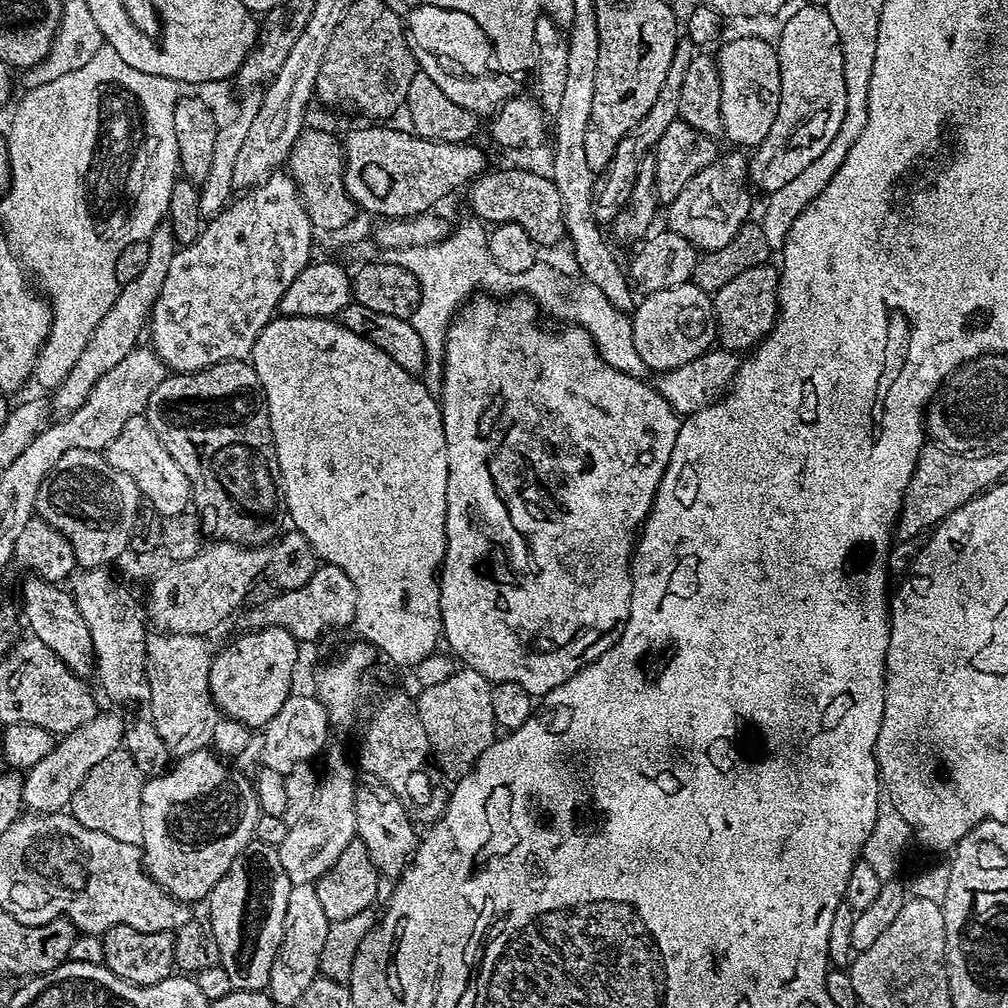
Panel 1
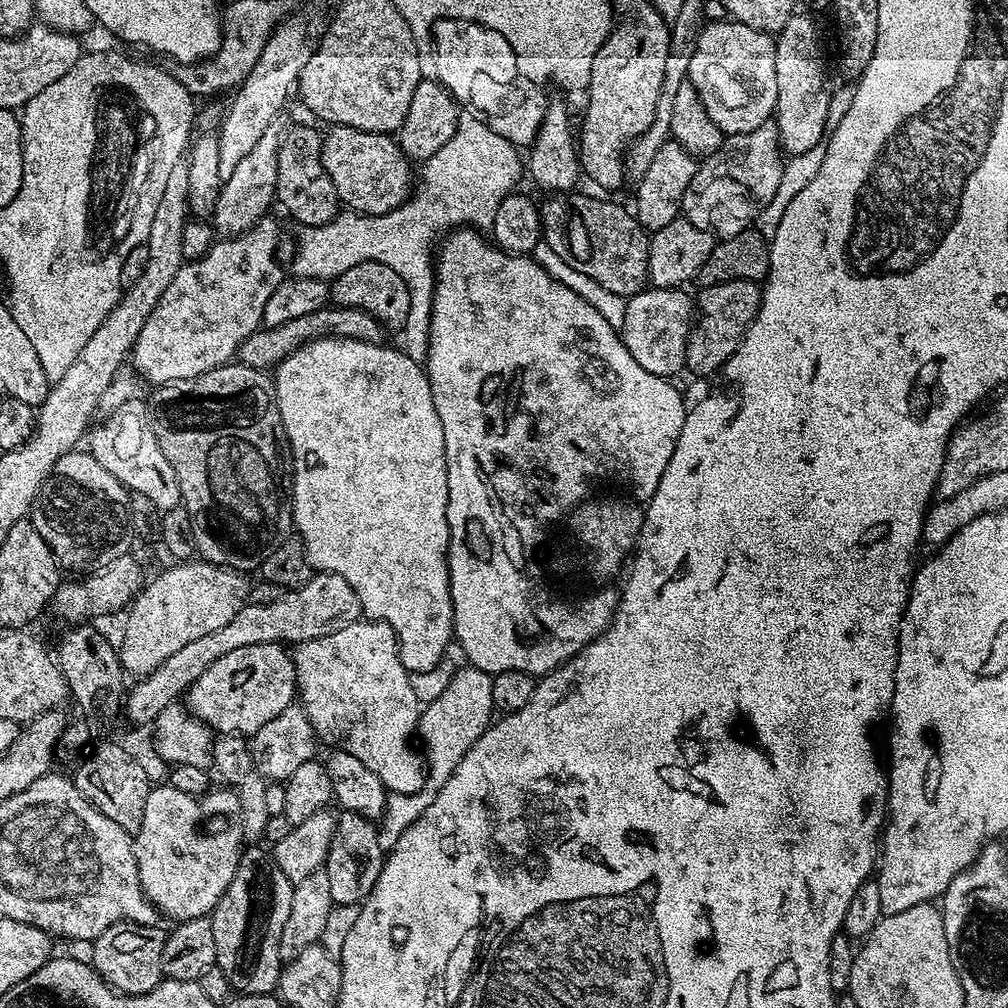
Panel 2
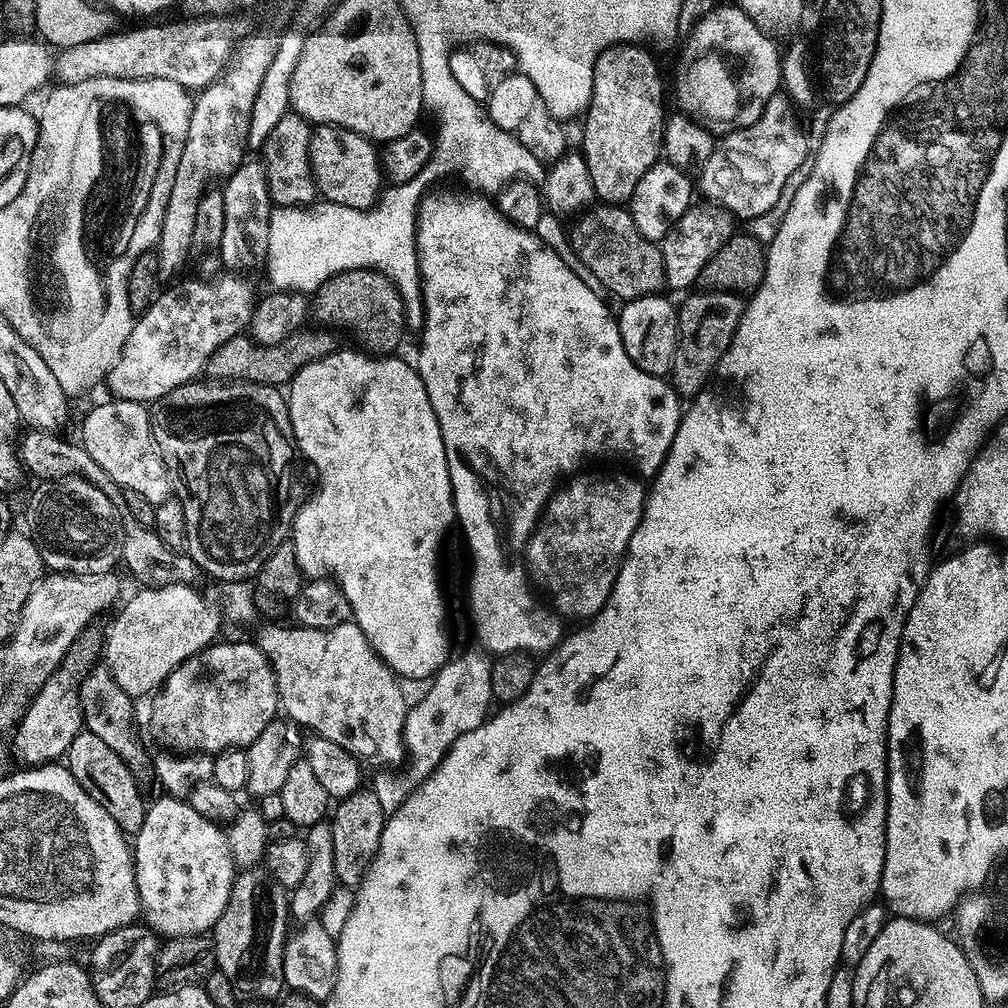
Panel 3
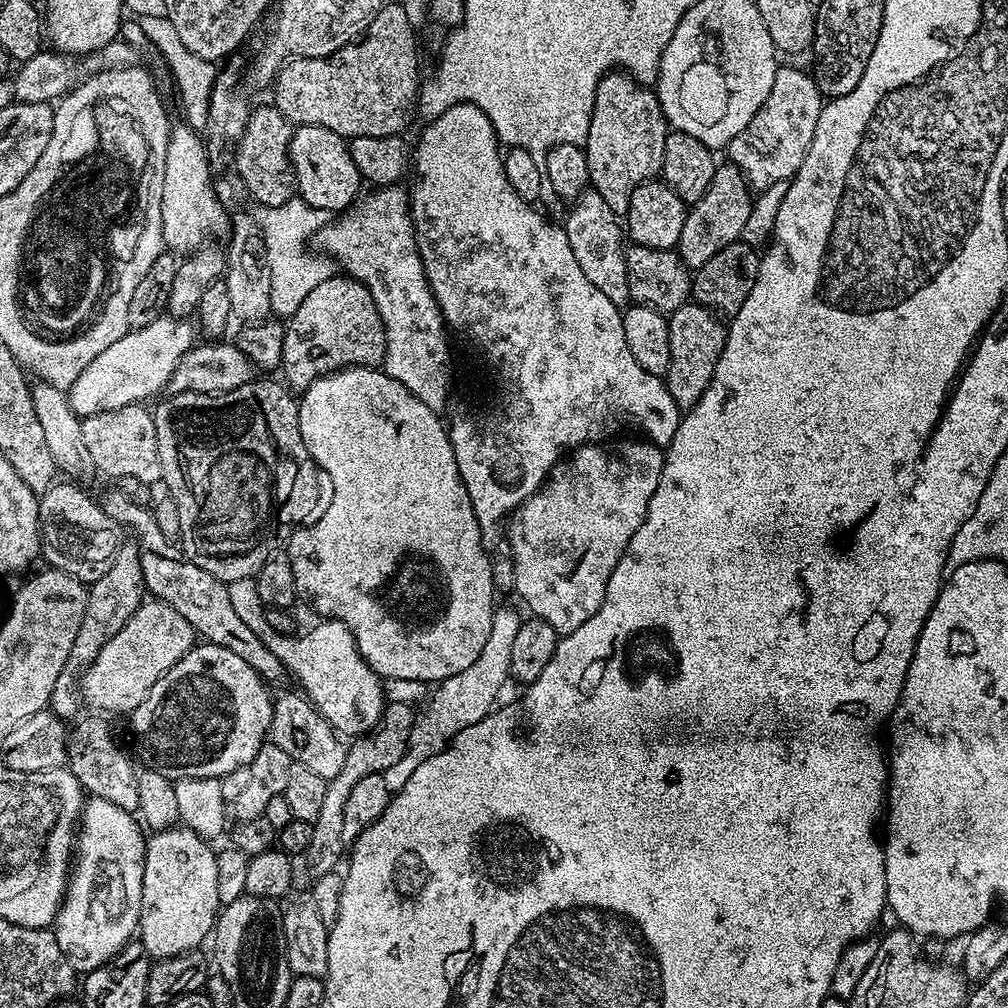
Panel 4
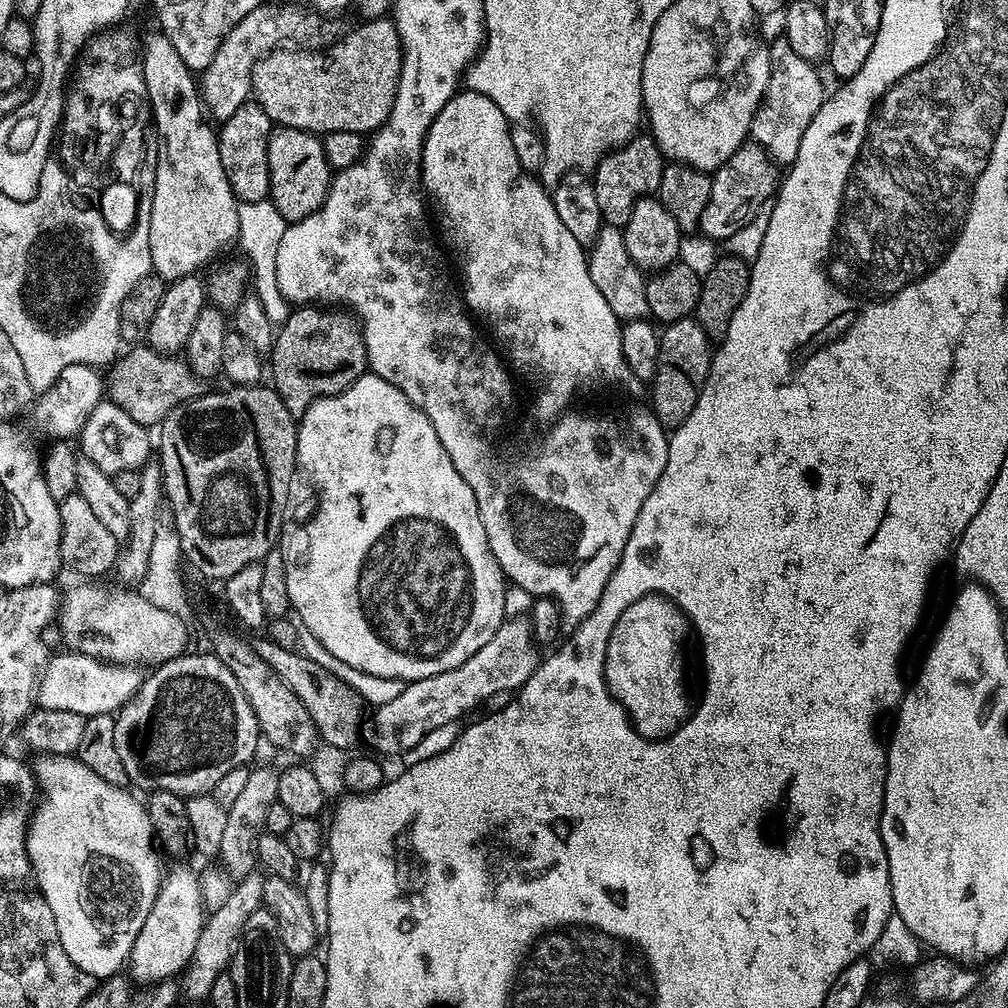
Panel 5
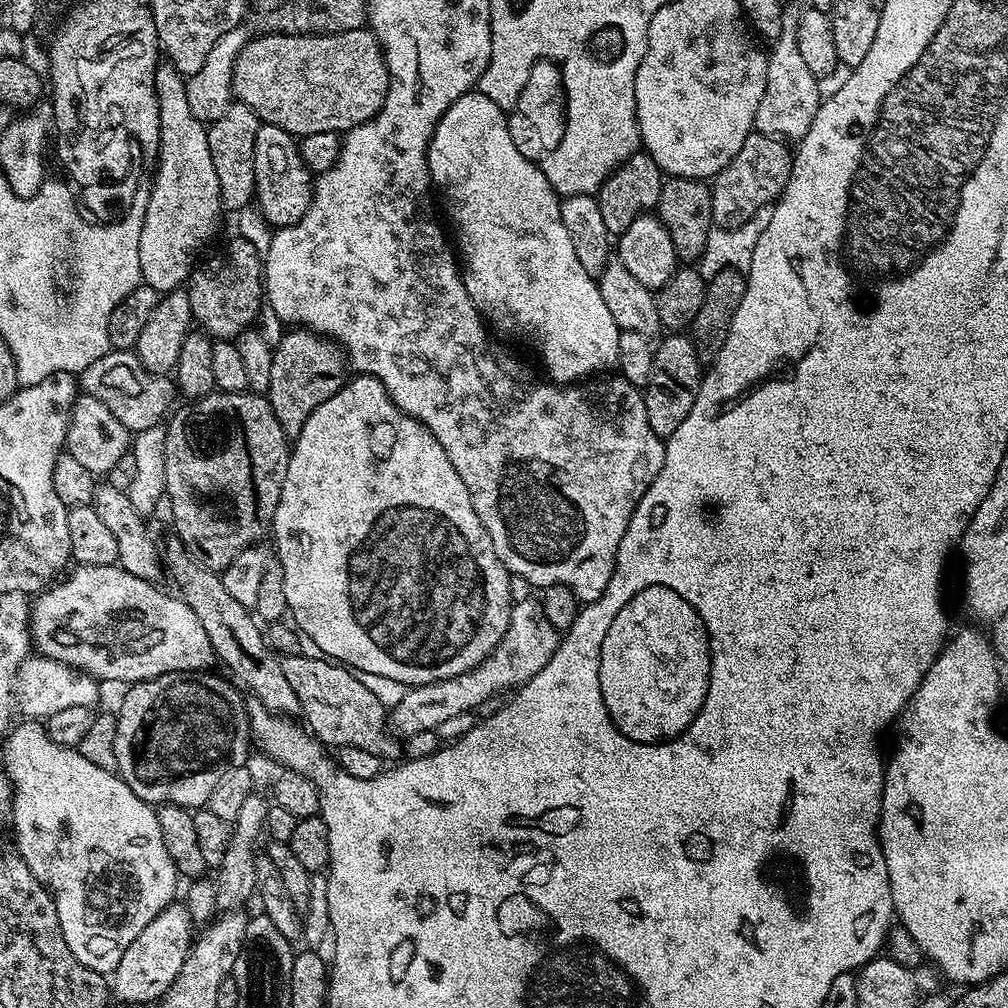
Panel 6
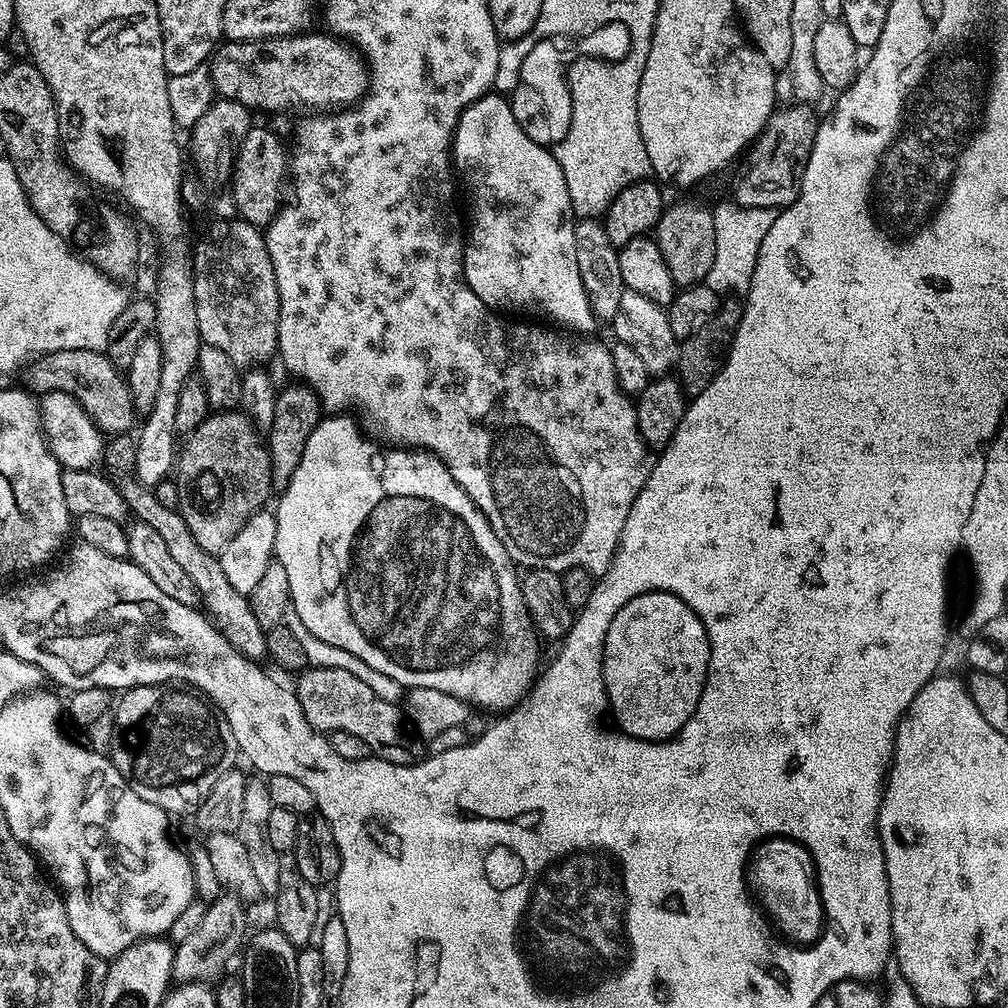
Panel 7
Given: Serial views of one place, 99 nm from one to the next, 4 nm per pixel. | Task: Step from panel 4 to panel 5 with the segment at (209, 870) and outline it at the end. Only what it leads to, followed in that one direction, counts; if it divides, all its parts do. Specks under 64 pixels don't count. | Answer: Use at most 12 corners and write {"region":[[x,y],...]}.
{"region":[[167,869],[127,967],[143,986],[179,977],[202,934],[201,877]]}

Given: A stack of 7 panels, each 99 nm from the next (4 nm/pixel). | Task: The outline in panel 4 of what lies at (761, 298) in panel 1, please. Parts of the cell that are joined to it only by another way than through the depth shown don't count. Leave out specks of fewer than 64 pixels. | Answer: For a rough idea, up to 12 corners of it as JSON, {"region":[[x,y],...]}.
{"region":[[689,302],[668,316],[666,383],[680,409],[714,378],[726,328]]}

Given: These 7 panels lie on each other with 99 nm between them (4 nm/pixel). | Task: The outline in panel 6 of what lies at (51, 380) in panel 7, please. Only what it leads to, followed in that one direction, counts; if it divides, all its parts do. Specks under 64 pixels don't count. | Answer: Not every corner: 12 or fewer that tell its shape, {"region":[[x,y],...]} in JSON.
{"region":[[132,350],[78,374],[129,434],[159,425],[178,396]]}

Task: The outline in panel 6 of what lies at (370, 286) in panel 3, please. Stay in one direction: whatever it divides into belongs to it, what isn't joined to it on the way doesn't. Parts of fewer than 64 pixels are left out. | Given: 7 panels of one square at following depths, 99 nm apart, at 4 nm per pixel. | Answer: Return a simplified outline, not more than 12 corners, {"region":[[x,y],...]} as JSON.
{"region":[[299,326],[272,350],[266,393],[284,435],[338,394],[348,357]]}

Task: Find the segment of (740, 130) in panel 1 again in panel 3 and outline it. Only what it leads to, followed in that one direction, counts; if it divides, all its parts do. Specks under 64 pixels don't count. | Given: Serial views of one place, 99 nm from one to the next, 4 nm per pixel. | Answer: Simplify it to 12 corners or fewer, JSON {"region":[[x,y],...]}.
{"region":[[721,3],[687,33],[679,111],[713,134],[782,88],[777,41]]}

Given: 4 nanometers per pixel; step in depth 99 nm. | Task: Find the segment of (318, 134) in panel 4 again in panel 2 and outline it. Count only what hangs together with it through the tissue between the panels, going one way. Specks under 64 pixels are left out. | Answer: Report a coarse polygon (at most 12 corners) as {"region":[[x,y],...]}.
{"region":[[331,125],[322,164],[341,205],[381,216],[414,168],[389,133]]}

